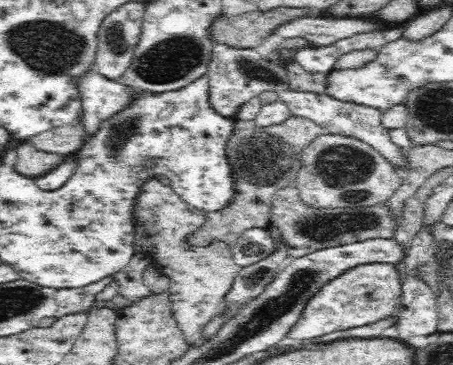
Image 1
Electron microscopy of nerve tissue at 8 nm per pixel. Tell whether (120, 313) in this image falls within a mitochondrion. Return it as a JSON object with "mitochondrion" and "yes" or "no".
{"mitochondrion":"no"}

